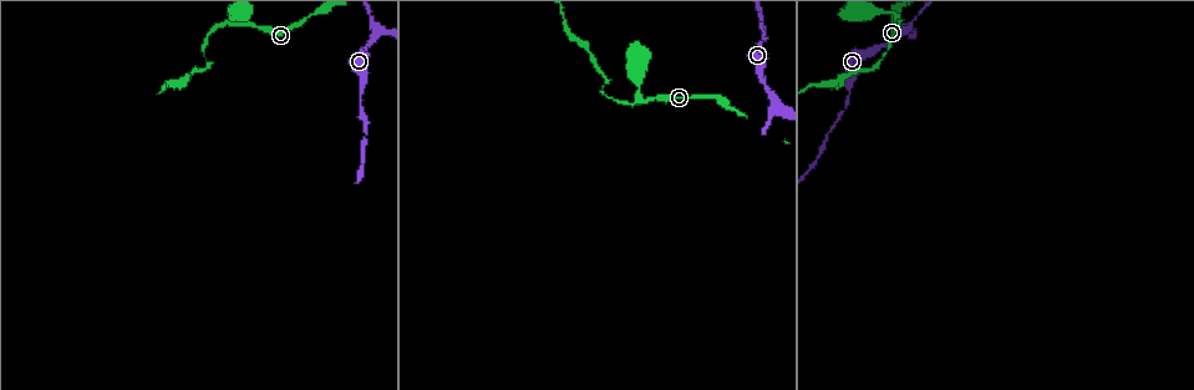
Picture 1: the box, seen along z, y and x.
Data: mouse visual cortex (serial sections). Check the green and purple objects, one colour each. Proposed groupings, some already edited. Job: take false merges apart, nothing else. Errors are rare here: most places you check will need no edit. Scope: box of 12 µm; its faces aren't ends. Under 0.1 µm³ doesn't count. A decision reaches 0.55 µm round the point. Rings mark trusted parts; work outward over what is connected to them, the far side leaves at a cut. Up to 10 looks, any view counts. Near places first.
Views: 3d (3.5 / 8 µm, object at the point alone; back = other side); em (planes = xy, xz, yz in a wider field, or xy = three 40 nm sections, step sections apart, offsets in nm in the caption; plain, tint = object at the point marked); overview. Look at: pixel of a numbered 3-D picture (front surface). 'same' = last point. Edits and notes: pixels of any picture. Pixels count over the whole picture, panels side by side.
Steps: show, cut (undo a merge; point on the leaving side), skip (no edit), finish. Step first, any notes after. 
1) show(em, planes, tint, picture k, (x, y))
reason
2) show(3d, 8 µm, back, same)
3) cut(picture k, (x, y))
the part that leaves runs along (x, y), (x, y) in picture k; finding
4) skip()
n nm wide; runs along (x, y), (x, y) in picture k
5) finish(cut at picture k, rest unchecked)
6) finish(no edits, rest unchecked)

show(3d, 3.5 µm, picture 1, (378, 35))

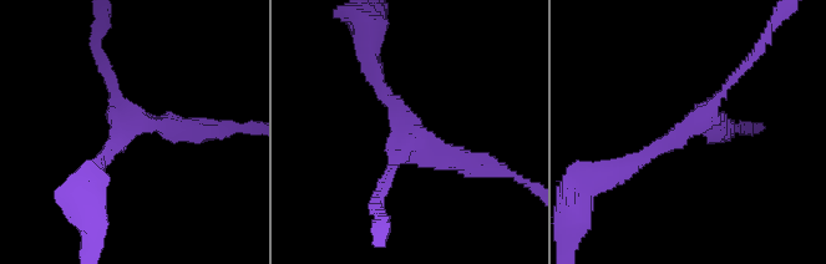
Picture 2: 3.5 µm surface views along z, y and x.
show(em, xy, step 3, tint, picture 2, (126, 128))
3 arms; arms of 150, 200, 250 nm; shape alone is not enough

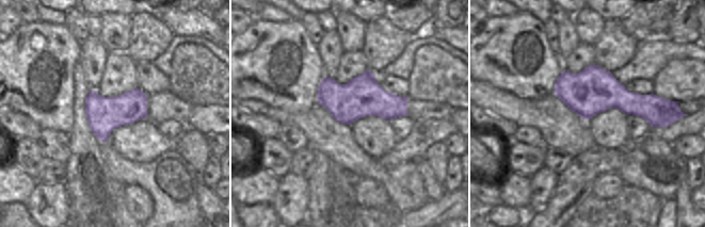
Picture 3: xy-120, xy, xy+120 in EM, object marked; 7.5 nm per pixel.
skip()
runs along (624, 171), (702, 121), (739, 71) in picture 2; one cell here

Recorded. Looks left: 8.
show(3d, 3.5 µm, picture 1, (895, 21))
three-way junction

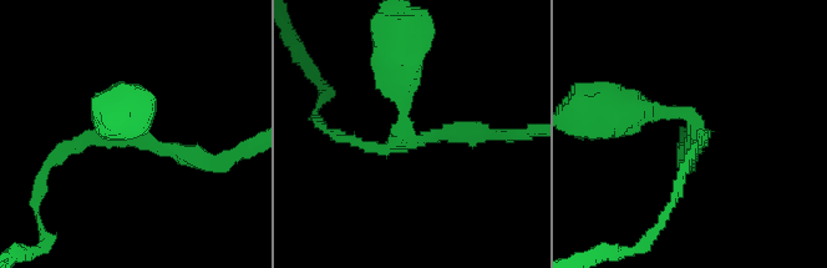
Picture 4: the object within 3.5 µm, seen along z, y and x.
show(em, xy, step 5, tint, picture 4, (694, 137))

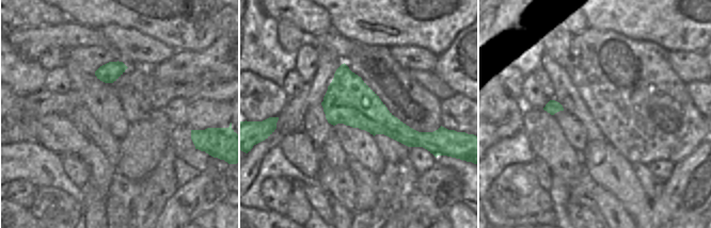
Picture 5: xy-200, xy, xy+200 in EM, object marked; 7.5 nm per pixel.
skip()
360 nm wide; runs along (485, 132), (409, 142), (401, 69) in picture 4; one cell here

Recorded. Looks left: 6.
show(3d, 3.5 µm, picture 1, (600, 73))
calibre changes

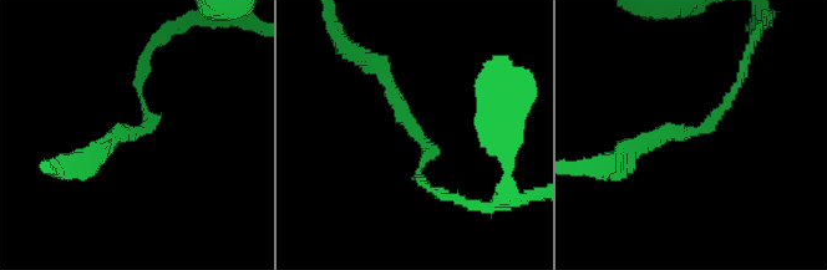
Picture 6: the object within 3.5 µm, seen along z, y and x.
show(em, xy, step 1, tint, picture 6, (414, 125))
arms of 100, 200 nm; now the EM

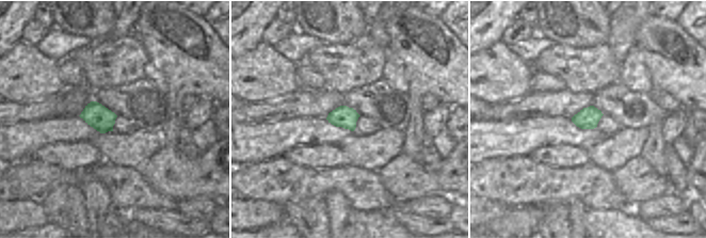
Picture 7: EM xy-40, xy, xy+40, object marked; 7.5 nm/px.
show(em, xy, step 2, tint, same)
cut it another way

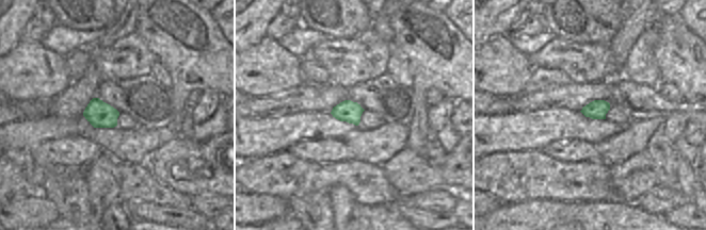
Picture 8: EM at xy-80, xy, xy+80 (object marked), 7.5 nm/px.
skip()
160 nm wide; runs along (740, 80), (705, 130), (625, 157) in picture 6; all the same cell

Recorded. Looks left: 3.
show(3d, 3.5 µm, picture 1, (822, 86))
thick turns thin

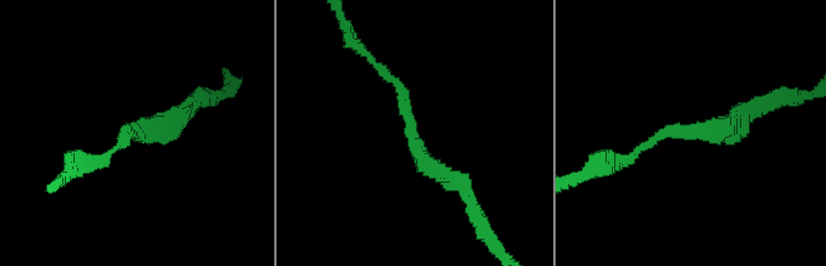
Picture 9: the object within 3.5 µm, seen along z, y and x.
show(em, xy, step 1, plain, picture 9, (690, 134))
arms of 100, 250 nm; need the tissue

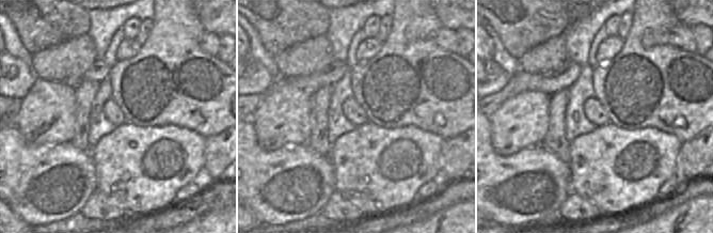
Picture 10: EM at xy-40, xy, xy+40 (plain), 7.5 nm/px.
show(em, xy, step 1, tint, same)

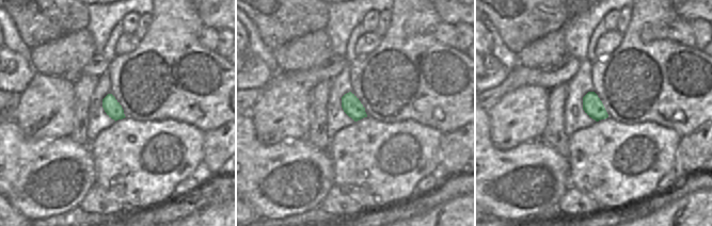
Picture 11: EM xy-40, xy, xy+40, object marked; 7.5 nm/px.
skip()
runs along (464, 187), (421, 158), (403, 91), (379, 76) in picture 9; one cell here

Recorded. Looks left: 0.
finish(no edits, rest unchecked)

